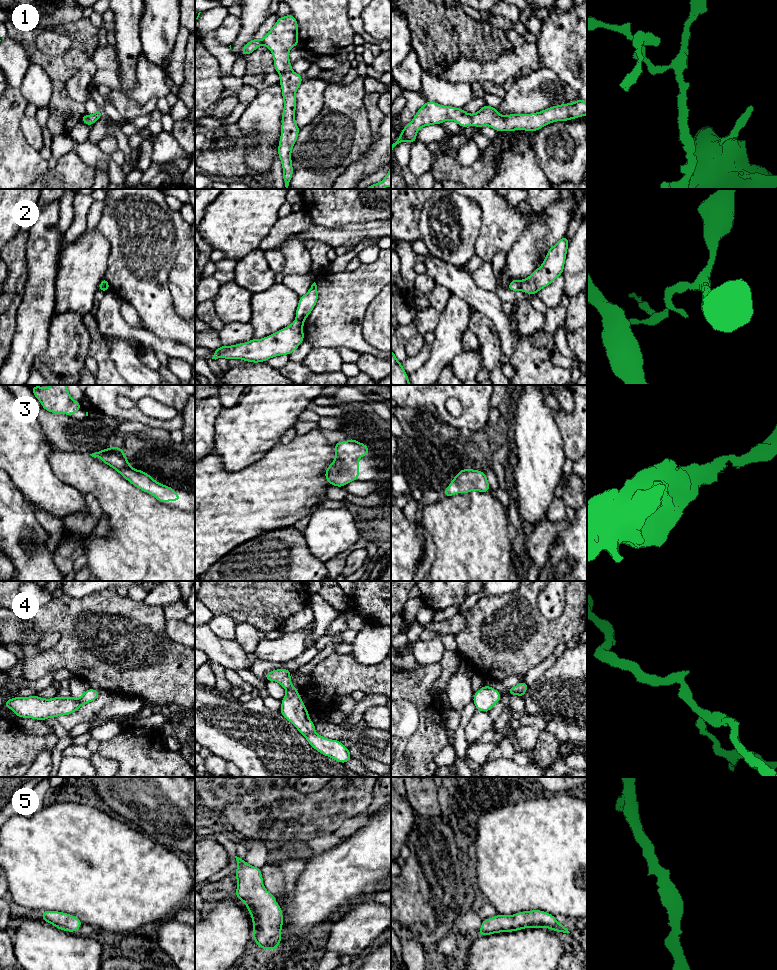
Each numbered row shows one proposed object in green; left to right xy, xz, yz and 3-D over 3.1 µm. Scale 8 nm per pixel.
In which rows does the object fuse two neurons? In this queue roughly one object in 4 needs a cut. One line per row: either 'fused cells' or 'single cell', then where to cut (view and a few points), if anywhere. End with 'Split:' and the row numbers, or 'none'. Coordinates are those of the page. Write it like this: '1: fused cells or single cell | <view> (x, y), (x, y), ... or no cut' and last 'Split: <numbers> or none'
1: single cell | no cut
2: fused cells | yz (522, 281), (519, 289)
3: single cell | no cut
4: single cell | no cut
5: single cell | no cut
Split: 2

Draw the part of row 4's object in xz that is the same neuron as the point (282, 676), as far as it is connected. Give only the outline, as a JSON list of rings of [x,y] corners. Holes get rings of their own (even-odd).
[[[276,669],[265,675],[266,681],[277,681],[286,691],[281,700],[281,714],[290,721],[307,739],[308,743],[321,754],[345,764],[352,756],[349,749],[339,740],[331,740],[315,732],[315,724],[310,720],[306,706],[298,694],[297,687],[291,685],[290,674],[287,669]]]

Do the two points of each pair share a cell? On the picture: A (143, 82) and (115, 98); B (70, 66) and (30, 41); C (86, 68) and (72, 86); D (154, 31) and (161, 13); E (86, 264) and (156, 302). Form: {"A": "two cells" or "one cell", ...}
{"A": "two cells", "B": "one cell", "C": "one cell", "D": "one cell", "E": "two cells"}

